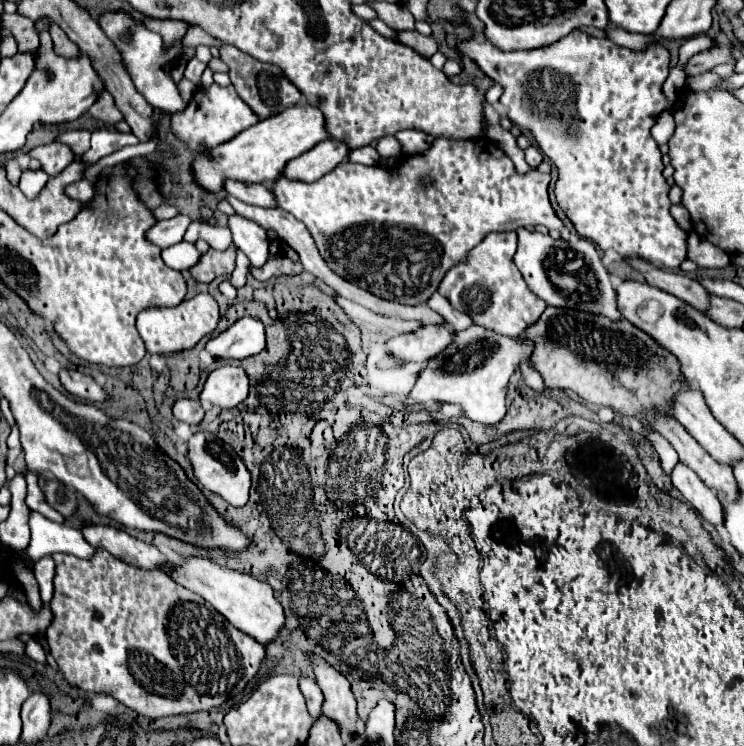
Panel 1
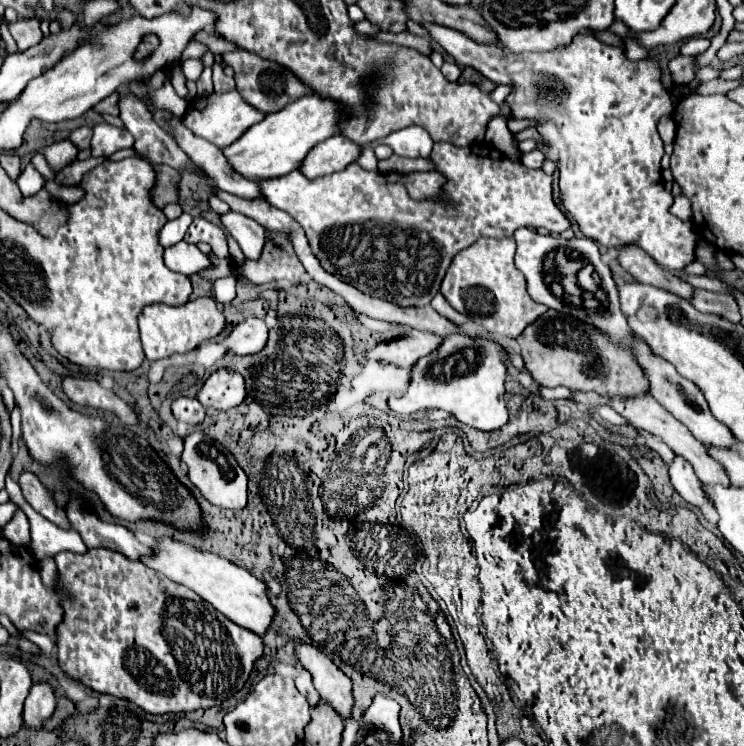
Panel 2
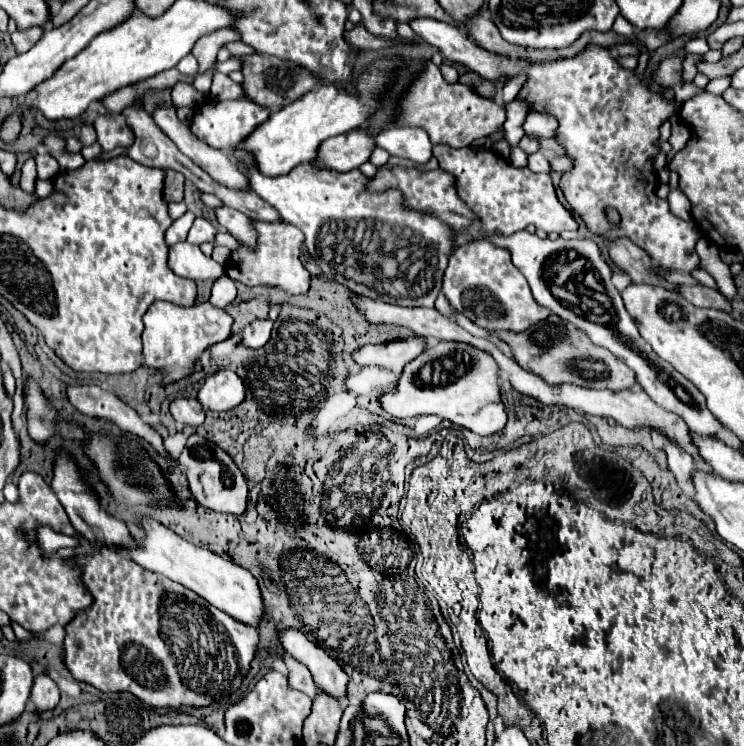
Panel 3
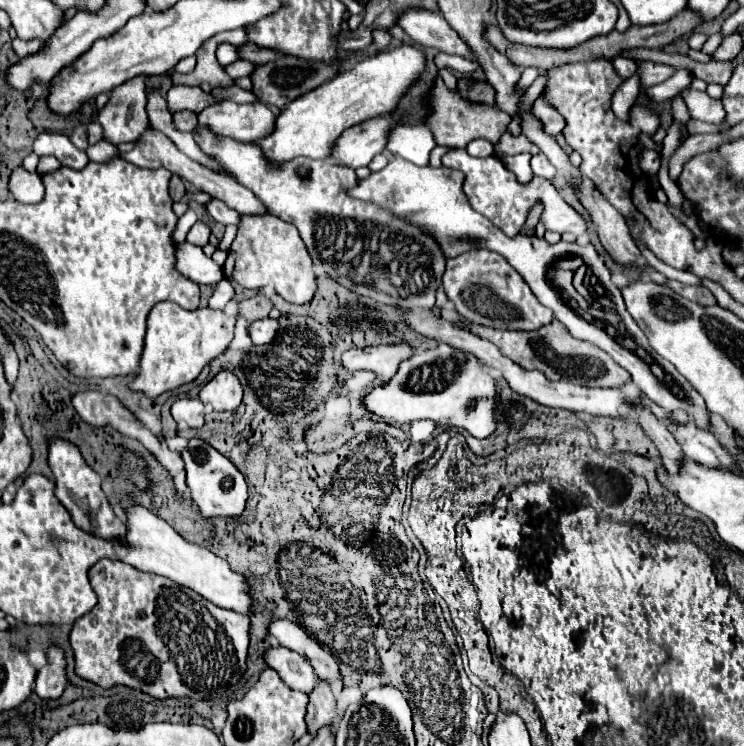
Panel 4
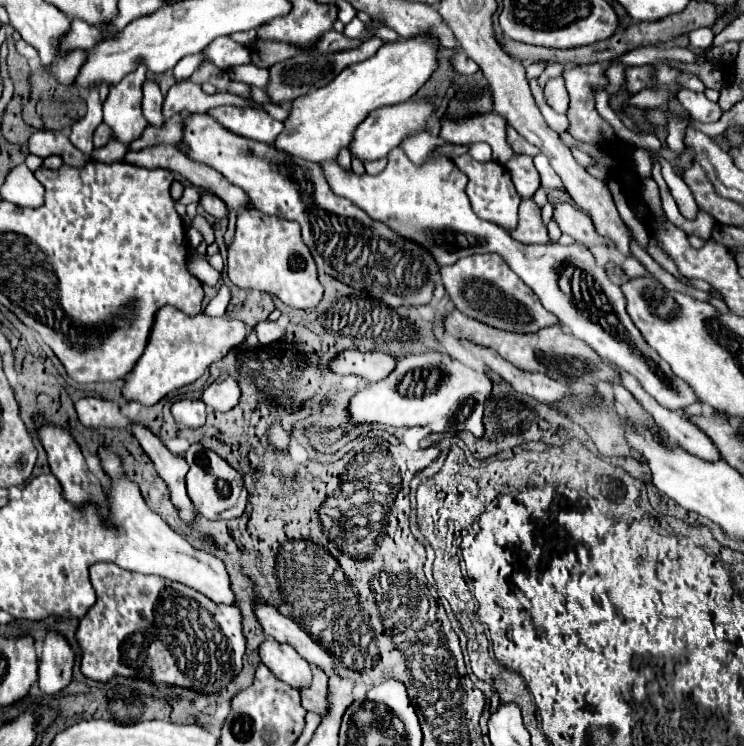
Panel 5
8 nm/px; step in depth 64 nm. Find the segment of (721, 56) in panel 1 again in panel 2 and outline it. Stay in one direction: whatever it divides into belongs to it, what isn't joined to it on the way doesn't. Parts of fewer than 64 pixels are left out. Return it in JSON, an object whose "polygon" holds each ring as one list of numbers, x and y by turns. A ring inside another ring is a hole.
{"polygon":[[678,54,676,58,672,58,668,62,668,70,670,70,670,76,672,76,672,82,676,86,686,86,694,80,696,76,696,70,694,70,694,64,692,64,694,58,686,58,682,54]]}

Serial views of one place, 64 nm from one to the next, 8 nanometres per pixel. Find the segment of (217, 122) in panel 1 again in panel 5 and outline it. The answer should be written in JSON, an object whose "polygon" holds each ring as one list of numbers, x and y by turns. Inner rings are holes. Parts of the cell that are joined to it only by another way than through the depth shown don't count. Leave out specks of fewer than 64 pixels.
{"polygon":[[220,106,210,110,220,124,232,128,232,132,240,132,240,136,248,136,252,140,260,140,266,144,274,144,278,134,284,130,284,124,274,120,268,112,260,112,254,108,236,108,236,106]]}

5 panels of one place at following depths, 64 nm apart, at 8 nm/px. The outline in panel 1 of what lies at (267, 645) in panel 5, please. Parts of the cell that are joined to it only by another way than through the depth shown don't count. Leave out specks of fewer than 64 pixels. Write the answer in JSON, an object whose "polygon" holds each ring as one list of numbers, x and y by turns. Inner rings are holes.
{"polygon":[[302,676,298,686,300,686,300,692,304,694,304,698,306,698,306,702,308,702,308,712,310,712,310,716,312,716,312,718,320,716,324,696,322,696,318,684,314,682,314,678,312,678,312,676]]}

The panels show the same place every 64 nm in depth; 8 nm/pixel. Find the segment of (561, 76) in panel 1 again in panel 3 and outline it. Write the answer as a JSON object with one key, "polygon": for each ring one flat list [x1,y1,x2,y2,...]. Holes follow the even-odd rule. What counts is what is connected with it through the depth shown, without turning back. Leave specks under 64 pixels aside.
{"polygon":[[414,18,408,24,424,42,436,46,444,58,468,66,486,80,494,82,496,76,500,76,500,68,504,68,504,72,512,72,512,78,520,72,528,74,528,82,520,96,530,100,532,110,544,110,558,118,560,128,556,138,568,150,568,156,576,160,574,170,562,176,560,188,572,210,582,214,592,232,604,238,628,236,662,268,686,274,700,268,700,258,694,252,700,232,694,222,684,222,674,216,668,208,668,200,660,200,656,196,656,174,650,162,650,158,658,154,654,142,660,136,660,124,678,112,676,100,668,102,662,94,648,90,640,80,636,80,634,72,624,70,612,58,610,50,594,44,574,58,530,64,486,52,456,26,442,20],[608,206,620,212,622,220,618,226,608,224,604,216]]}

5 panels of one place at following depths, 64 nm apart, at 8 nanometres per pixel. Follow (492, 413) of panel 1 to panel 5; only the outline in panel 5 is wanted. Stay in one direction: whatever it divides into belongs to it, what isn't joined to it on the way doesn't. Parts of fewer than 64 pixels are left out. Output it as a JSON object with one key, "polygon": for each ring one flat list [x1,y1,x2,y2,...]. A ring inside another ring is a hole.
{"polygon":[[416,354,404,356,396,362,396,368,380,382,356,392,348,402,350,422,338,428,322,428,320,440,328,446,338,442,354,426,384,426,384,428,412,428,424,426,430,434,458,434,462,430,474,436,484,434,484,400,490,396,492,384,486,374,478,374,448,354]]}

